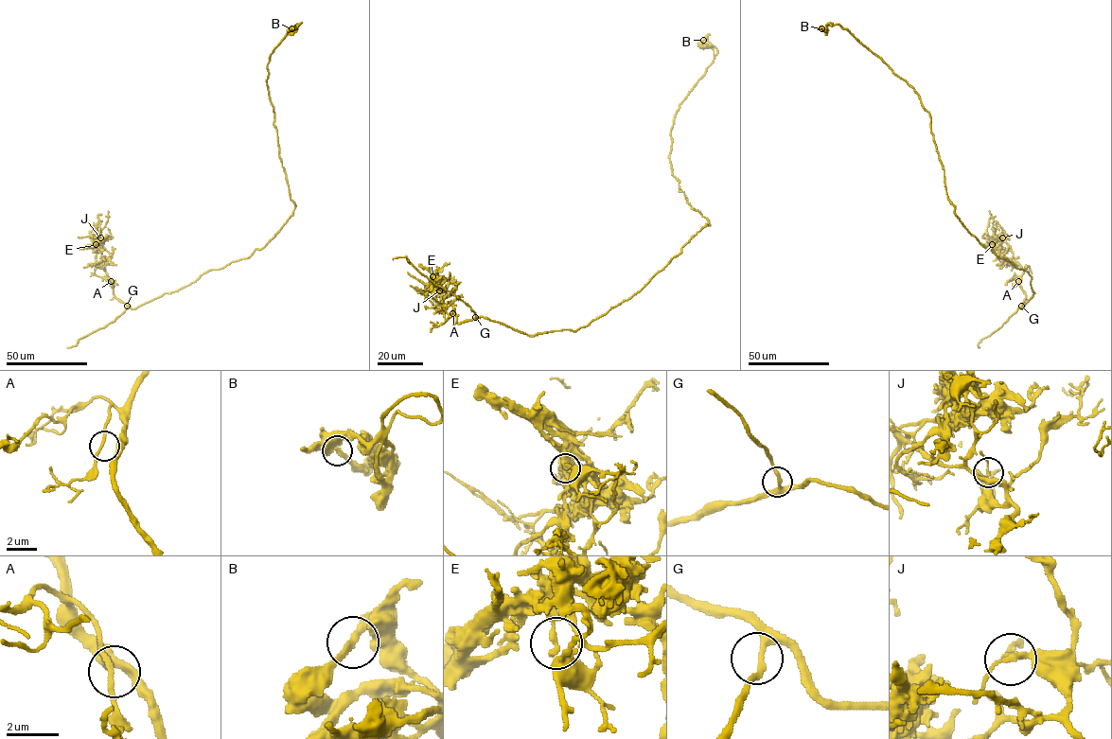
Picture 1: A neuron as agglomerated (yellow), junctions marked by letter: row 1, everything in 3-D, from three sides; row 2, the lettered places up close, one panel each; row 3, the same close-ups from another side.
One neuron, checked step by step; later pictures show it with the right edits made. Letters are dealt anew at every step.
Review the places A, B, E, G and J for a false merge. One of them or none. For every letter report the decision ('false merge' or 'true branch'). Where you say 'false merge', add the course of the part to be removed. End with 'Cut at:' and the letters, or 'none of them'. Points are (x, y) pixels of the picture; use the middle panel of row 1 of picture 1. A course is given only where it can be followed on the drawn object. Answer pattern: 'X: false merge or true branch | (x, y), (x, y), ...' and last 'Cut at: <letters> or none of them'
A: true branch
B: true branch
E: false merge
G: true branch
J: true branch
Cut at: E

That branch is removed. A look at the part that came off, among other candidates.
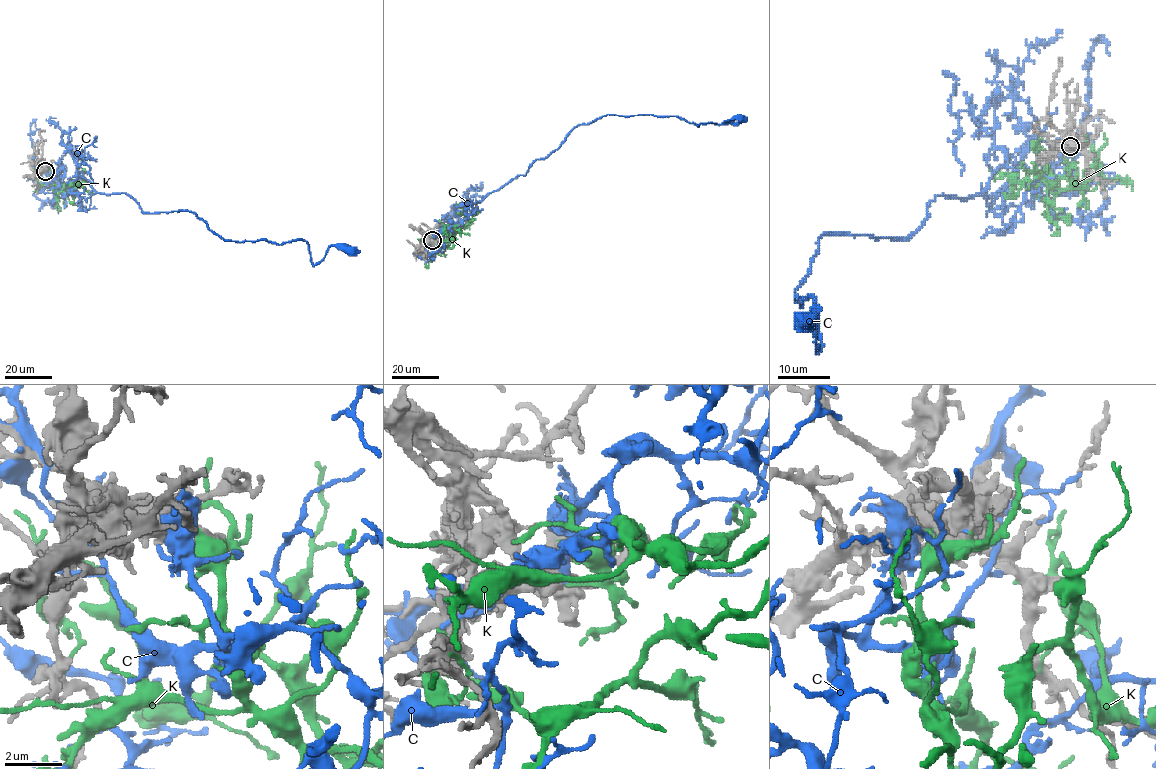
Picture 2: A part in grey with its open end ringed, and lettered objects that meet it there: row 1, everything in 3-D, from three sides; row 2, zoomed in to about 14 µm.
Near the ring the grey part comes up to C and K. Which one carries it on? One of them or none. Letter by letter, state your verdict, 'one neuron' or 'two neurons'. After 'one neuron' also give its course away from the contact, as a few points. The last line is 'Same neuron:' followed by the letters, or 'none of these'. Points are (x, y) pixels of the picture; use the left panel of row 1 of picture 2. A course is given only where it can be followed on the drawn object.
C: two neurons
K: two neurons
Same neuron: none of these

